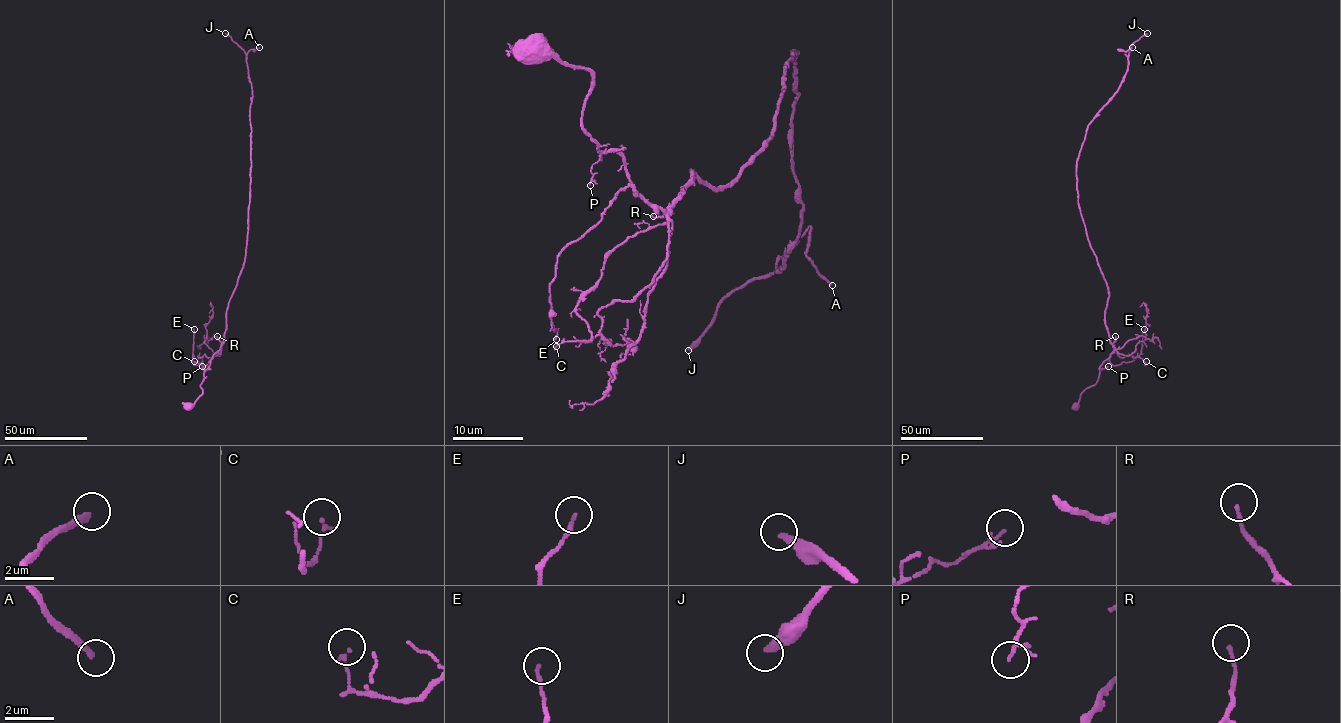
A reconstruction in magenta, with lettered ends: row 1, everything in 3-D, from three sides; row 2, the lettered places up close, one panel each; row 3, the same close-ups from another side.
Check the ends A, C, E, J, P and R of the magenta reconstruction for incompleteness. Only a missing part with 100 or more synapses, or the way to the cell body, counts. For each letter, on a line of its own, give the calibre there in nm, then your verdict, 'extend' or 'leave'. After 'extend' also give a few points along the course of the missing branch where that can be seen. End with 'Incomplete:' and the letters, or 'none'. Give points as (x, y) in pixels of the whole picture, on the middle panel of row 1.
A: 240 nm | extend
C: 140 nm | leave
E: 160 nm | leave
J: 320 nm | extend
P: 70 nm | leave
R: 140 nm | leave
Incomplete: A, J

